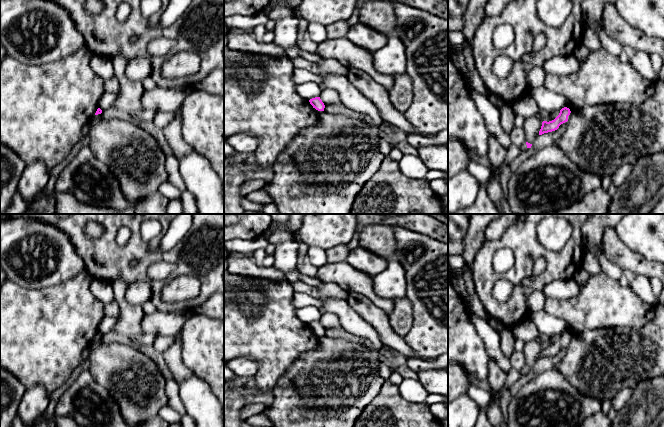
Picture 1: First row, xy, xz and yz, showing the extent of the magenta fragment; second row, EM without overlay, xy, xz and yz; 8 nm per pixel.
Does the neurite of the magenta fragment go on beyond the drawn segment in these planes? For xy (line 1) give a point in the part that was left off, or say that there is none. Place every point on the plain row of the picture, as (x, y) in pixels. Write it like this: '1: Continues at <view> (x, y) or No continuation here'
1: No continuation here

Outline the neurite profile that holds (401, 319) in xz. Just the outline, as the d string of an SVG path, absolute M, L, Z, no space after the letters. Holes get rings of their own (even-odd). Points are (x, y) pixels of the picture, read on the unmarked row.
M405 297L394 302L394 308L389 315L389 323L393 331L405 337L413 325L413 310L410 301Z

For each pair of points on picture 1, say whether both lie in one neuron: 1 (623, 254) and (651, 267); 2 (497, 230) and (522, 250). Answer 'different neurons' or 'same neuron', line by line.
1: same neuron
2: different neurons

